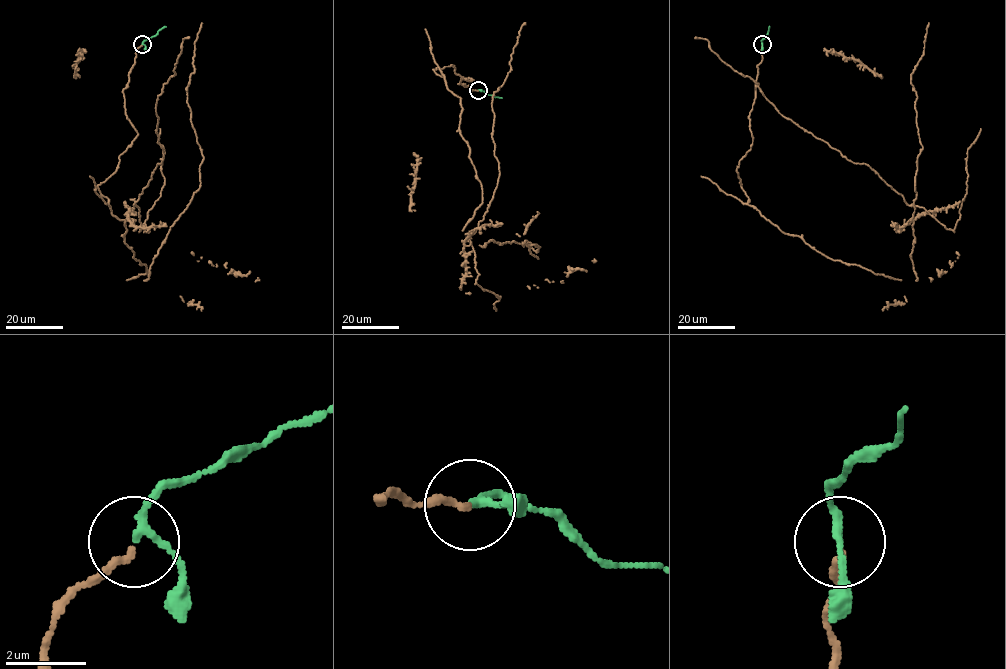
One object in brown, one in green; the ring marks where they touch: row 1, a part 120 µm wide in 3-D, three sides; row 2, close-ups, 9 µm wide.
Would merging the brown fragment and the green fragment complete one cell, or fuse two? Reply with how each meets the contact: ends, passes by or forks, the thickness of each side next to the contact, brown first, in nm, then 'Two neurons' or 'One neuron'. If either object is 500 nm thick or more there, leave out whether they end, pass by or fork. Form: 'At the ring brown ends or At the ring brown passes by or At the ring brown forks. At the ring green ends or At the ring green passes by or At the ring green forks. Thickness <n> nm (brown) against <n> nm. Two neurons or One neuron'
At the ring brown ends. At the ring green passes by. Thickness 170 nm (brown) against 170 nm. One neuron

